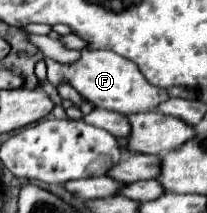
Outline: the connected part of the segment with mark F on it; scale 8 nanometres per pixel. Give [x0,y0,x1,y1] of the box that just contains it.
[45,50,169,116]

